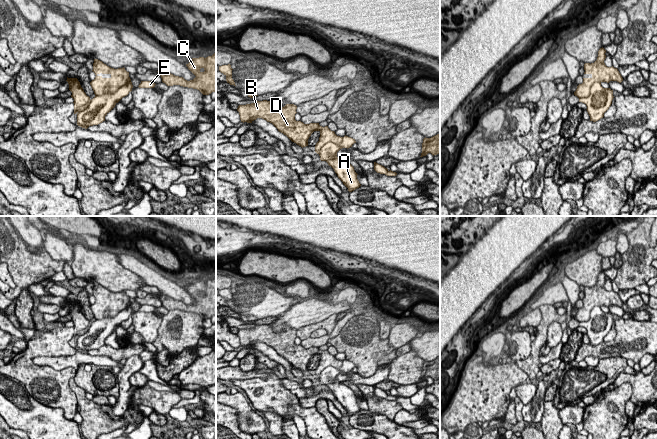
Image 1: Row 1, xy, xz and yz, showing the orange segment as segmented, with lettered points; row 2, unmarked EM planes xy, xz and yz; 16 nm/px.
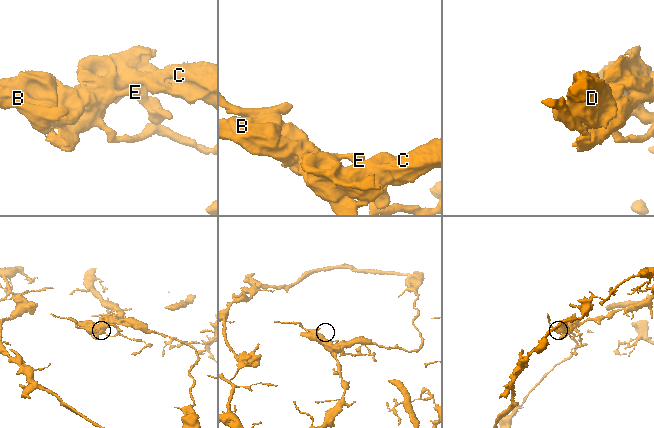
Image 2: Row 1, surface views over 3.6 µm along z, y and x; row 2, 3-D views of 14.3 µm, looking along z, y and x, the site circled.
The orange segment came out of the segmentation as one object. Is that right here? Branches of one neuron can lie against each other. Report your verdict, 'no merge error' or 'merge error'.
merge error

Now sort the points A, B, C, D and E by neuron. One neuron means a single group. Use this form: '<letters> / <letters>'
A E / B C D

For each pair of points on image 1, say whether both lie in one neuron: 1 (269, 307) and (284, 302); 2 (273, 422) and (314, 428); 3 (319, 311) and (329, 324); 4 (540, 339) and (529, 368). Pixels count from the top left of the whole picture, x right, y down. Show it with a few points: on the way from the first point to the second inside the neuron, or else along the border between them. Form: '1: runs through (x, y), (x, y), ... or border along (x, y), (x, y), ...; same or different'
1: runs through (273, 304), (280, 304); same
2: border along (263, 412), (275, 412), (282, 419); different
3: border along (336, 314), (331, 314), (320, 321), (303, 326); different
4: runs through (536, 346), (532, 361); same

